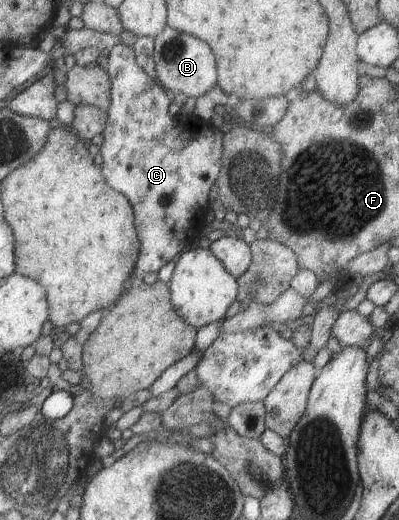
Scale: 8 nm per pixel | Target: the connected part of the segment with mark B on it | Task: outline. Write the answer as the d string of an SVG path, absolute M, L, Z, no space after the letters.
M168 25L165 26L154 39L154 62L156 78L175 94L181 92L187 97L201 97L217 86L217 61L209 45L197 36L193 37Z

